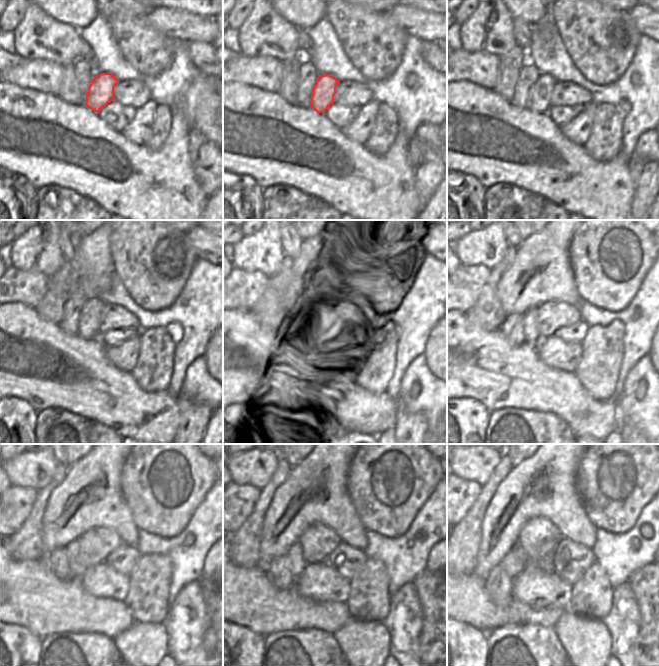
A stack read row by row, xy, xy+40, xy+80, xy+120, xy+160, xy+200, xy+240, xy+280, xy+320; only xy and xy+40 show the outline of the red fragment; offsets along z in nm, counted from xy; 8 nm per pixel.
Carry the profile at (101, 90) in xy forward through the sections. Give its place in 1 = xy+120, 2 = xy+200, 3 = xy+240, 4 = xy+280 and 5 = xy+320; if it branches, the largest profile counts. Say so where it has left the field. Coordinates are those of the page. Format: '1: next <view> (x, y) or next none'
1: next xy+120 (90, 319)
2: next xy+200 (531, 336)
3: next xy+240 (77, 569)
4: next xy+280 (297, 563)
5: next xy+320 (515, 562)

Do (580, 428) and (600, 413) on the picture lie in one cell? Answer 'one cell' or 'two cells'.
one cell

